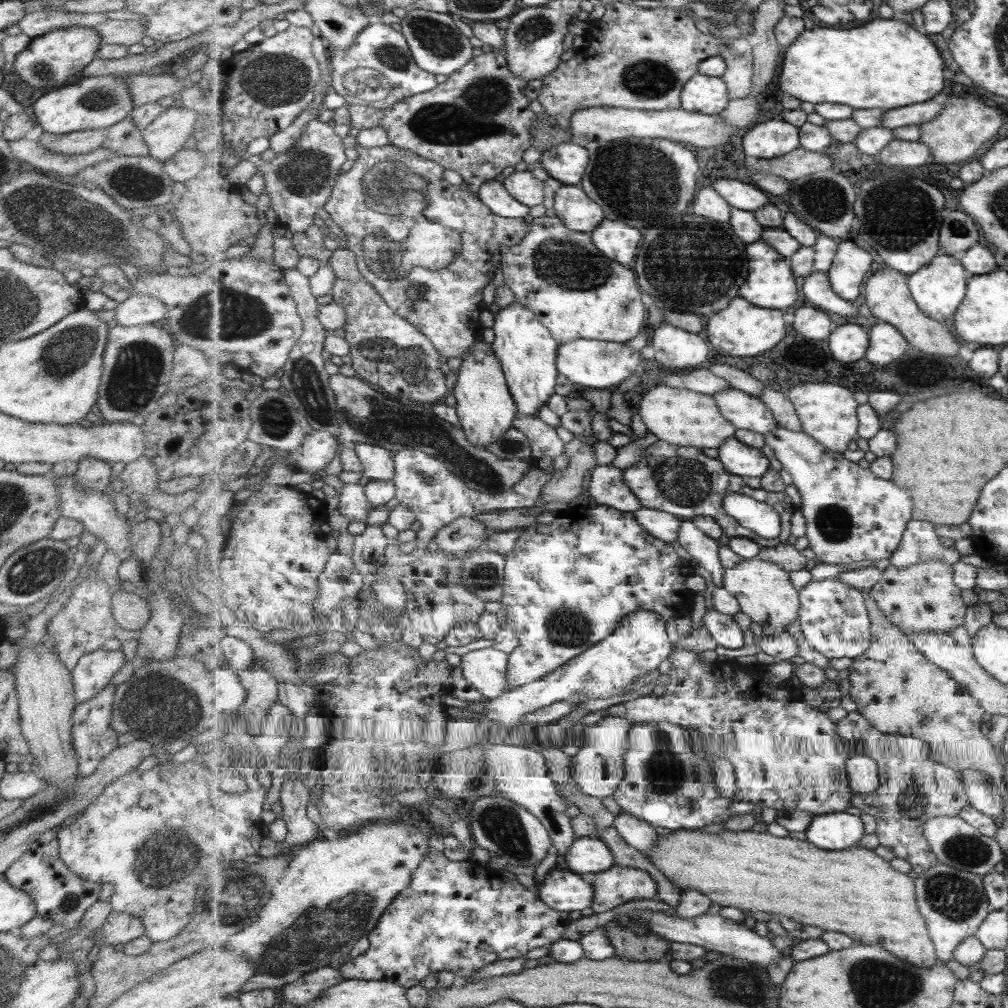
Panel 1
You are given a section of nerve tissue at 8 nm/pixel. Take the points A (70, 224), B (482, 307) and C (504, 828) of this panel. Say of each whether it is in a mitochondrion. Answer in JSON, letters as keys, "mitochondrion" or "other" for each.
{"A":"mitochondrion","B":"other","C":"mitochondrion"}

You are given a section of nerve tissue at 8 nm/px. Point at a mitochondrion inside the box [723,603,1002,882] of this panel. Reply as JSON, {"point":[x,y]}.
{"point":[970,850]}

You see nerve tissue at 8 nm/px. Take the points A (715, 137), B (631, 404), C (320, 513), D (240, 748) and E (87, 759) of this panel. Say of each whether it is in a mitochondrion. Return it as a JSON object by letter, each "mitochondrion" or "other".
{"A":"other","B":"other","C":"other","D":"other","E":"other"}

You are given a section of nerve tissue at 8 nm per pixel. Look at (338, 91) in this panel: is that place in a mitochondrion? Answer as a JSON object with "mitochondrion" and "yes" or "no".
{"mitochondrion":"no"}

